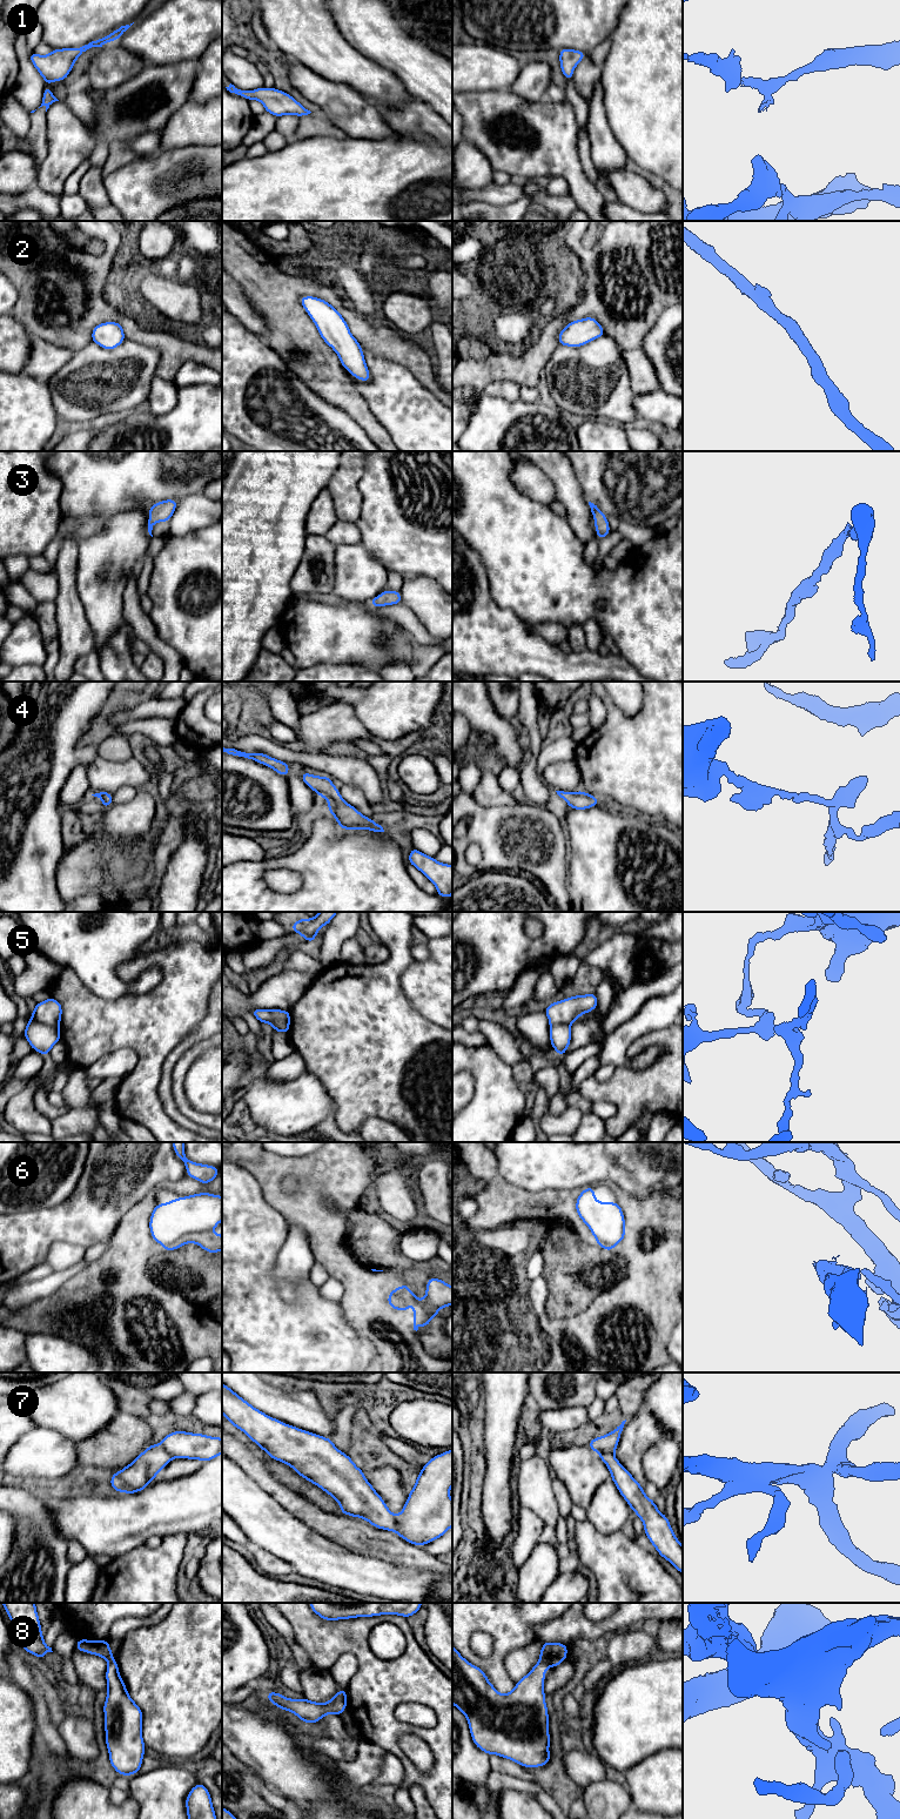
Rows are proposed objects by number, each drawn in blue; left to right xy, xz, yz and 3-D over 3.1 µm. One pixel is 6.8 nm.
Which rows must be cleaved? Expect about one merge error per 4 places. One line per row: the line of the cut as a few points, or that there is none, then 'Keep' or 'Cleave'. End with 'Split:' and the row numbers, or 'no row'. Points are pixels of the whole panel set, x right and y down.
1: No split. Keep
2: No split. Keep
3: No split. Keep
4: No split. Keep
5: Split along xy (33, 1018), (58, 1027). Cleave
6: Split along xy (208, 1230), (188, 1232), (162, 1243), (152, 1235). Cleave
7: No split. Keep
8: No split. Keep
Split: 5, 6

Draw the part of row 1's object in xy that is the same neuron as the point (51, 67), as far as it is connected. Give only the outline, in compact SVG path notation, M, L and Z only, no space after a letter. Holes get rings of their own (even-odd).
M133 24L121 26L107 36L96 39L80 48L54 48L48 55L38 55L32 51L29 60L46 83L63 81L69 75L73 65L83 52L92 47L102 47L108 42L117 40Z

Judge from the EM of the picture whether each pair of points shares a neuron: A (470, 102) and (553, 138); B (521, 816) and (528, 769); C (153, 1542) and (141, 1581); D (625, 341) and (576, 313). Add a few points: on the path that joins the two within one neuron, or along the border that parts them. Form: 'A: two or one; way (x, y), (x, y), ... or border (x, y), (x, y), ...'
A: one; way (491, 111), (514, 111), (532, 125)
B: two; border (526, 800), (545, 807)
C: two; border (161, 1538), (155, 1546), (145, 1545)
D: one; way (616, 328), (599, 311), (589, 311)

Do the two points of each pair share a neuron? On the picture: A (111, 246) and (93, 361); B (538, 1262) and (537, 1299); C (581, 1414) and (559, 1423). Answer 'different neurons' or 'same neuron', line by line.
A: different neurons
B: different neurons
C: same neuron

